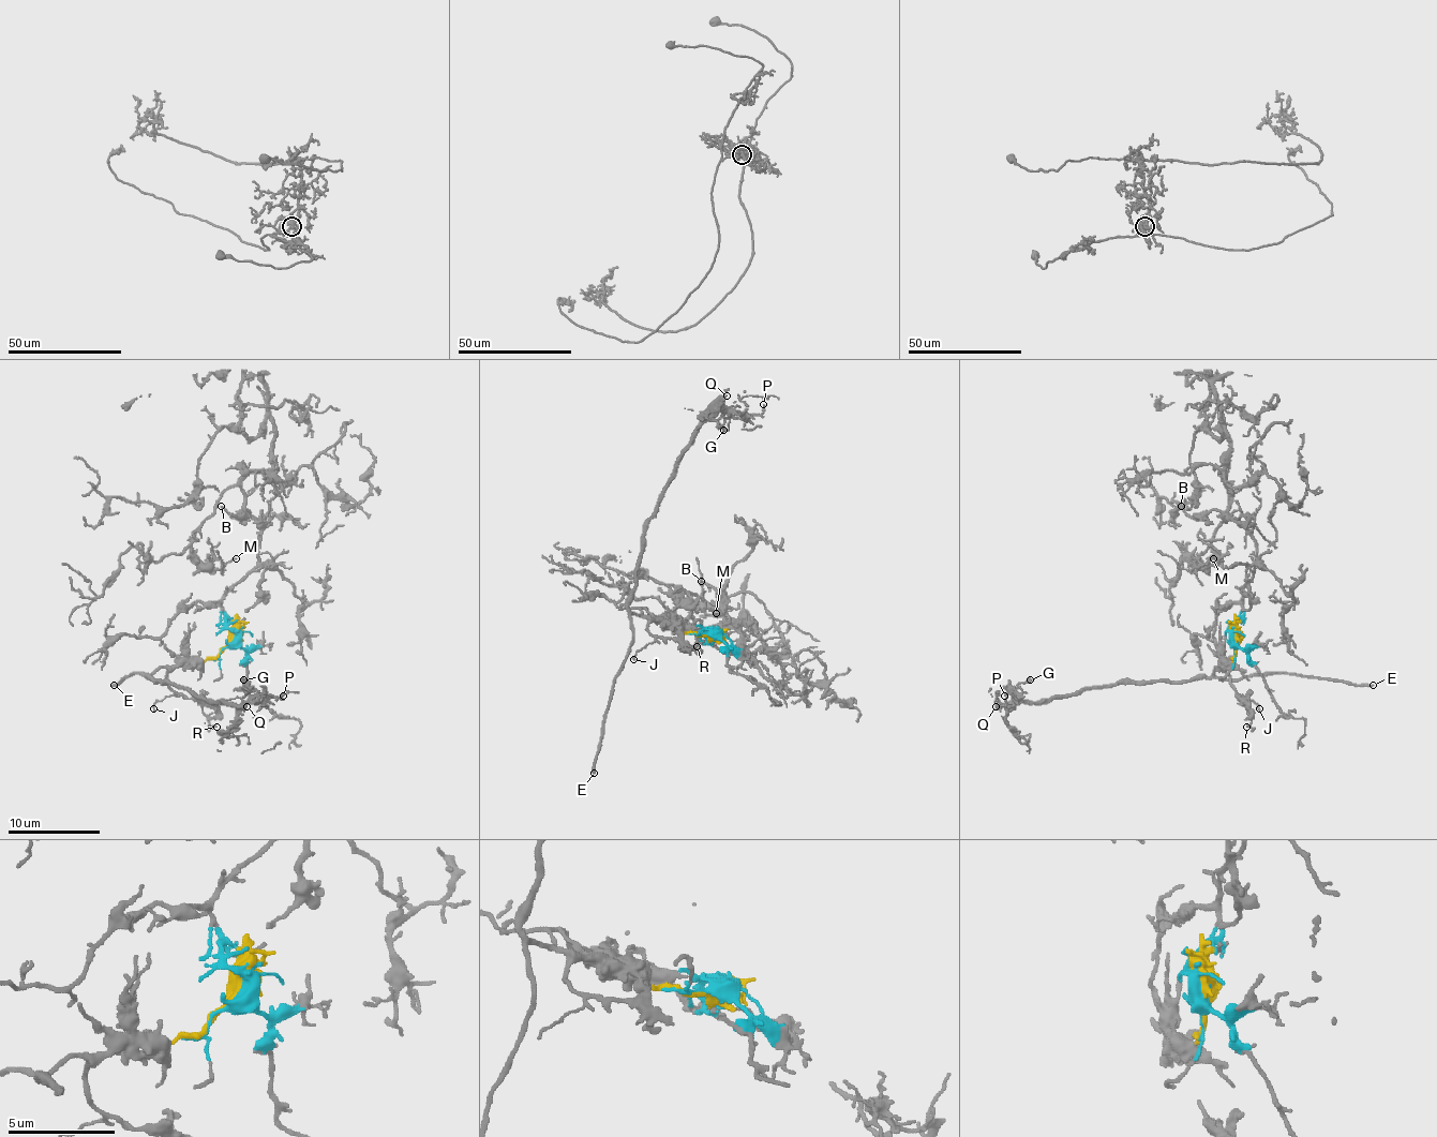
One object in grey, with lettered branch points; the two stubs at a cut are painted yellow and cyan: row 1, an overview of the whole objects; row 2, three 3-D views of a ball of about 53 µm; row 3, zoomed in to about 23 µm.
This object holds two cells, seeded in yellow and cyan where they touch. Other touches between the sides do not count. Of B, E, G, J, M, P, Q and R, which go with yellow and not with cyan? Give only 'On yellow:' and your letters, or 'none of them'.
On yellow: E, G, J, P, Q, R

